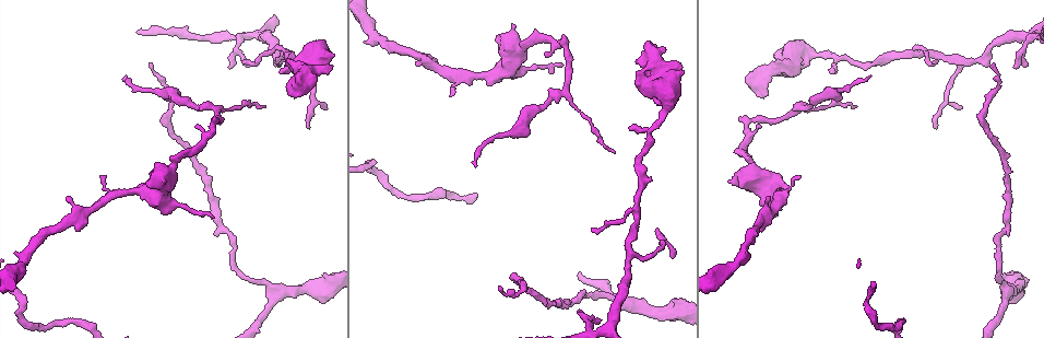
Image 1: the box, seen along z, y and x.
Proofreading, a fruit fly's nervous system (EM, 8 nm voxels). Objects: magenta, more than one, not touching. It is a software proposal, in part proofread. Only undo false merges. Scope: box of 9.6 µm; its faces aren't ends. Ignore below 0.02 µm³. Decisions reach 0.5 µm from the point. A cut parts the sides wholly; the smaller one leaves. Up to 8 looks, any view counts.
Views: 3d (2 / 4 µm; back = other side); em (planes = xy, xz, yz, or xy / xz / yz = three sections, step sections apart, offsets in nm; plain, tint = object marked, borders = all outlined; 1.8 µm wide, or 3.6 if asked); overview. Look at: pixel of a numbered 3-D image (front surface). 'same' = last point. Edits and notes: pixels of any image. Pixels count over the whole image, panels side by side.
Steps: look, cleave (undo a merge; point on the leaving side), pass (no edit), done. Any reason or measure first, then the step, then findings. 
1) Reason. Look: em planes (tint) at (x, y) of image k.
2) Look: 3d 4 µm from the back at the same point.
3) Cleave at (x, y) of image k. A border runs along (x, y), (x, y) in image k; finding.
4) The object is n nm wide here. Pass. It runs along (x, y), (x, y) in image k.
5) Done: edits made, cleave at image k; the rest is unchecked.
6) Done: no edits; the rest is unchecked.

Branch point. Look: em xy step 8 (tint) at (628, 249) of image 1.

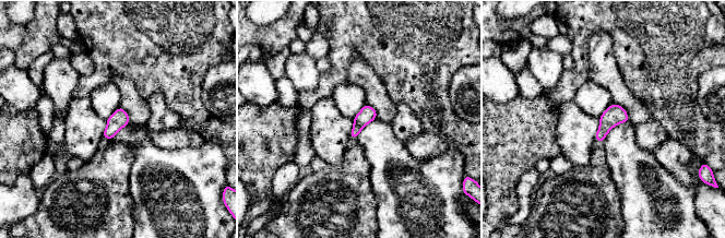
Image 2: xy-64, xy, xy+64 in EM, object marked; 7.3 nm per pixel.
Look: em planes (borders) at the same point.

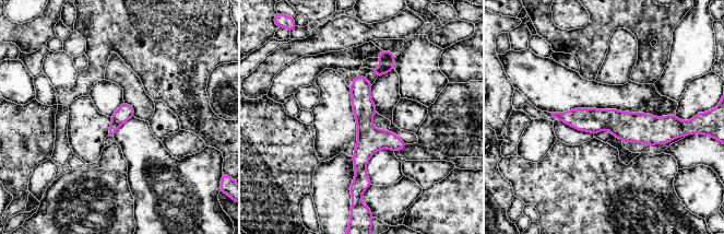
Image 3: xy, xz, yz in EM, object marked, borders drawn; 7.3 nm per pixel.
The object is 120 nm wide here. Pass. It runs along (556, 115), (672, 126) in image 3; continuous, no second neuron.

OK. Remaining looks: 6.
Sharp bend. Look: em planes (tint) at (980, 120) of image 1.

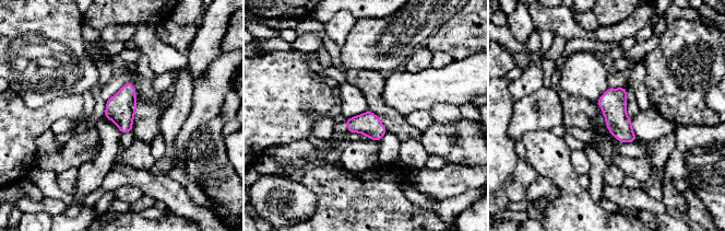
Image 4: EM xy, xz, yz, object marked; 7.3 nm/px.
Pass. One neuron here.

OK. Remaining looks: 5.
Abrupt turn. Look: em planes (tint) at (21, 298) of image 1.

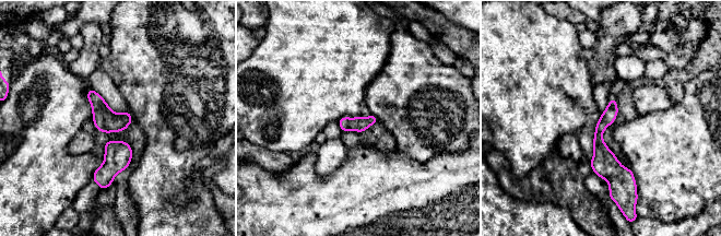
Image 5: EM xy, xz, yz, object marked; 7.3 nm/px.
The object is 110 nm wide here. Pass. It runs along (613, 102), (599, 146), (615, 187) in image 5; one neuron here.

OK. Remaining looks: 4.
Thick turns thin. Look: 3d 4 µm at (128, 191) of image 1.

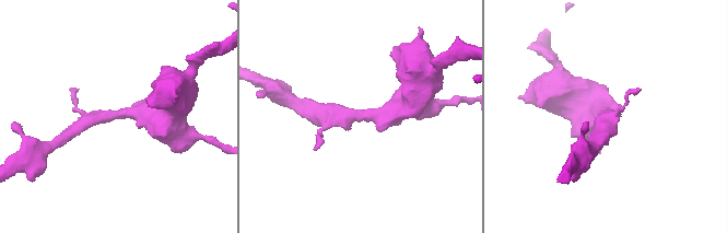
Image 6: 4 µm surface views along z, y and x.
Need the tissue. Look: em planes (plain) at (121, 114) of image 6.

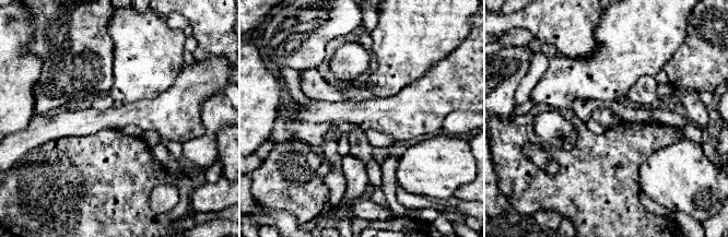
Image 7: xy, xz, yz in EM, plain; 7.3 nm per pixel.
Where the object lies. Look: em planes (tint) at the same point.

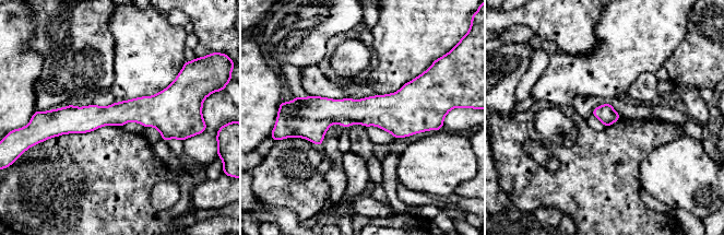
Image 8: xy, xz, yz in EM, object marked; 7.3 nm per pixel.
Pass. It runs along (184, 108), (52, 119) in image 8; one neuron here.

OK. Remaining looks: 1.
Done: no edits; the rest is unchecked.

